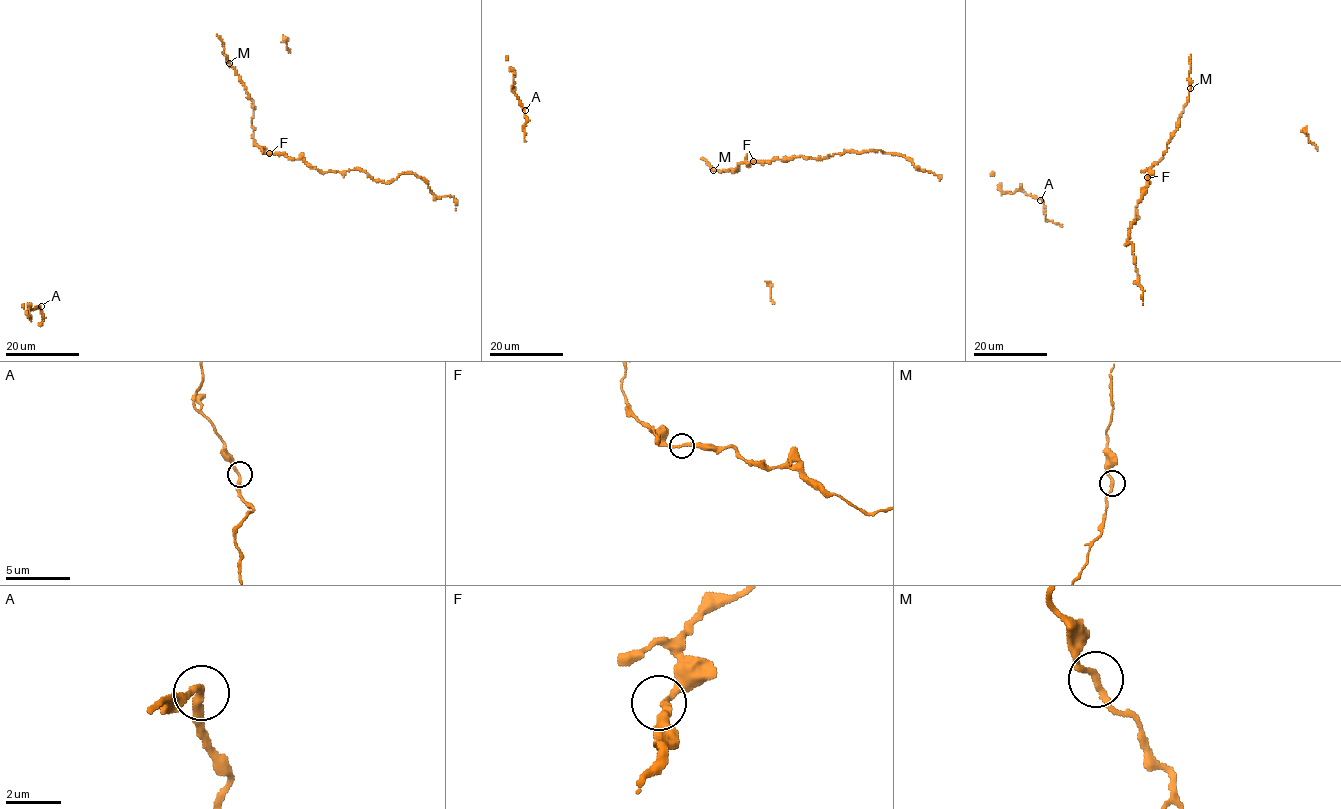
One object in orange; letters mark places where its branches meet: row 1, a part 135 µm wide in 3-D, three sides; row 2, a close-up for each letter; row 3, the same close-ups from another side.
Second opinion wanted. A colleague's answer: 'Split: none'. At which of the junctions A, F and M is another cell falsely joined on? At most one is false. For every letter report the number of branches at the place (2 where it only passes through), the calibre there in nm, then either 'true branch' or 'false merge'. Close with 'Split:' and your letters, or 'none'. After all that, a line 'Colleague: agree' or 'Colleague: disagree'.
A: branches 2; calibre 200 nm; true branch
F: branches 2; calibre 200 nm; true branch
M: branches 2; calibre 200 nm; true branch
Split: none
Colleague: agree

